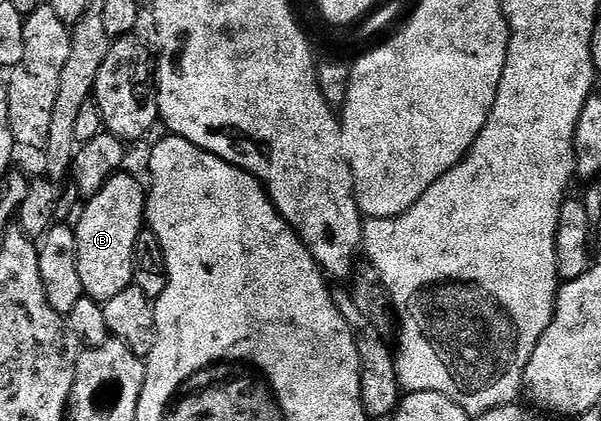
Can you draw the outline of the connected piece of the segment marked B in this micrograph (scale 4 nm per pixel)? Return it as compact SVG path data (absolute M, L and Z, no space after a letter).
M121 172L106 180L104 187L83 206L74 222L78 240L78 276L85 295L103 304L133 285L134 243L146 226L146 190L140 187L138 179L131 178L128 172Z

